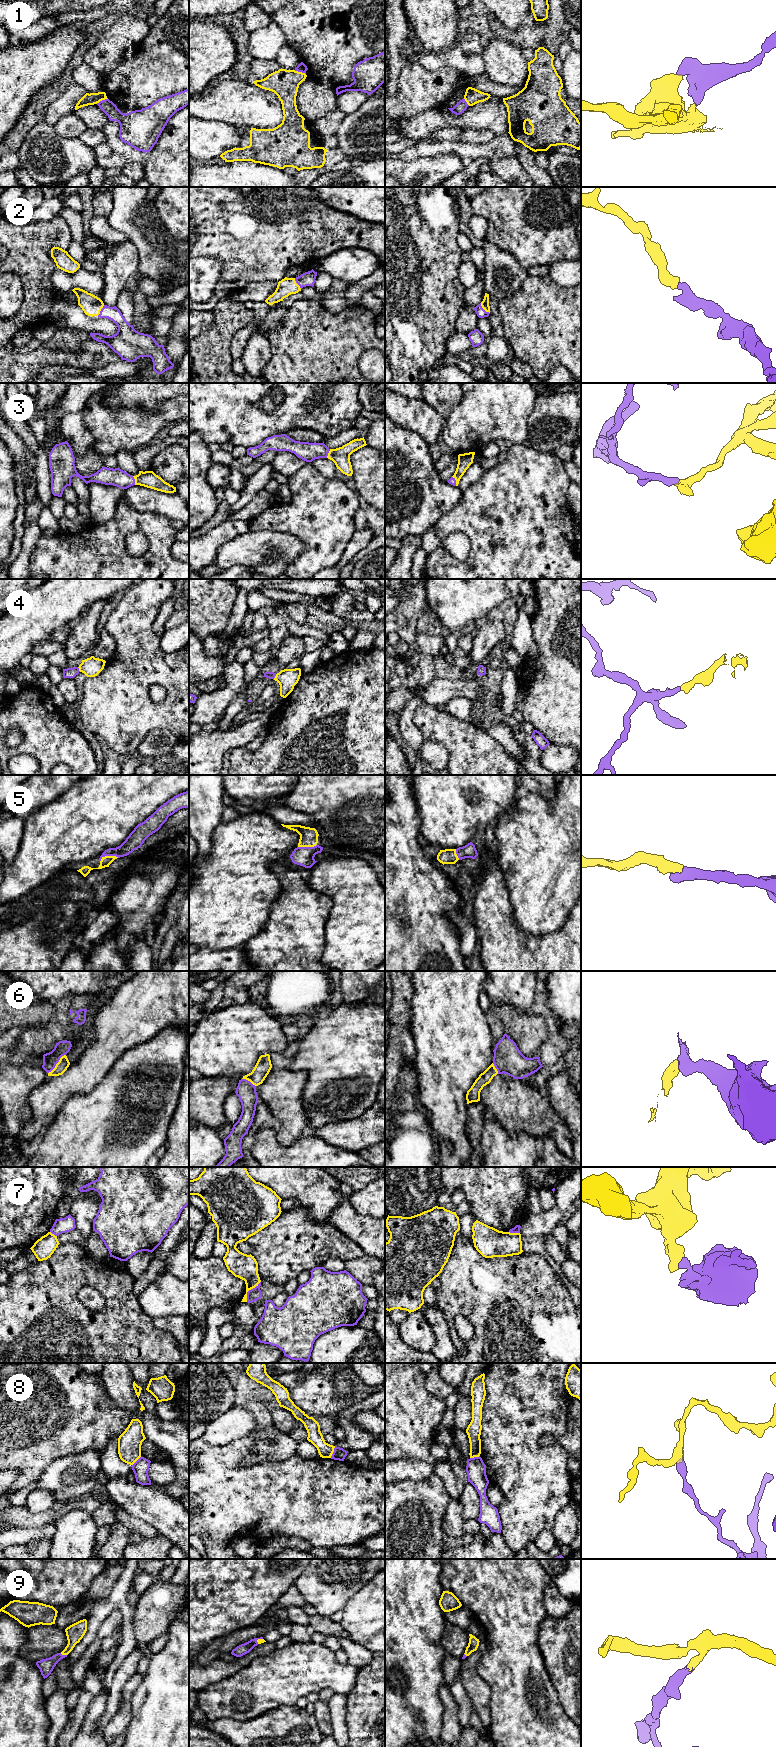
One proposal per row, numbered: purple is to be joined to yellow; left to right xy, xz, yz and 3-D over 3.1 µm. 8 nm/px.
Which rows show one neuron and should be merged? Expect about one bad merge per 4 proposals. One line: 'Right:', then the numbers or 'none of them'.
Right: 2, 3, 4, 5, 6, 9

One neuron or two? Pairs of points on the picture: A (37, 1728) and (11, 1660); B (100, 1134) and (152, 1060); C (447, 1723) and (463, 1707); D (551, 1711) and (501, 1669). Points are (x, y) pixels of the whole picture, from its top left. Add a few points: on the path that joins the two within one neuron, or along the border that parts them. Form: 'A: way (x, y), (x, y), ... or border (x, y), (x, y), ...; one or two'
A: way (20, 1711), (13, 1704), (13, 1677); one
B: way (116, 1112), (121, 1076), (130, 1071); one
C: border (449, 1689), (457, 1705), (459, 1724), (462, 1729); two
D: way (538, 1708), (522, 1693), (521, 1689), (514, 1682); one

